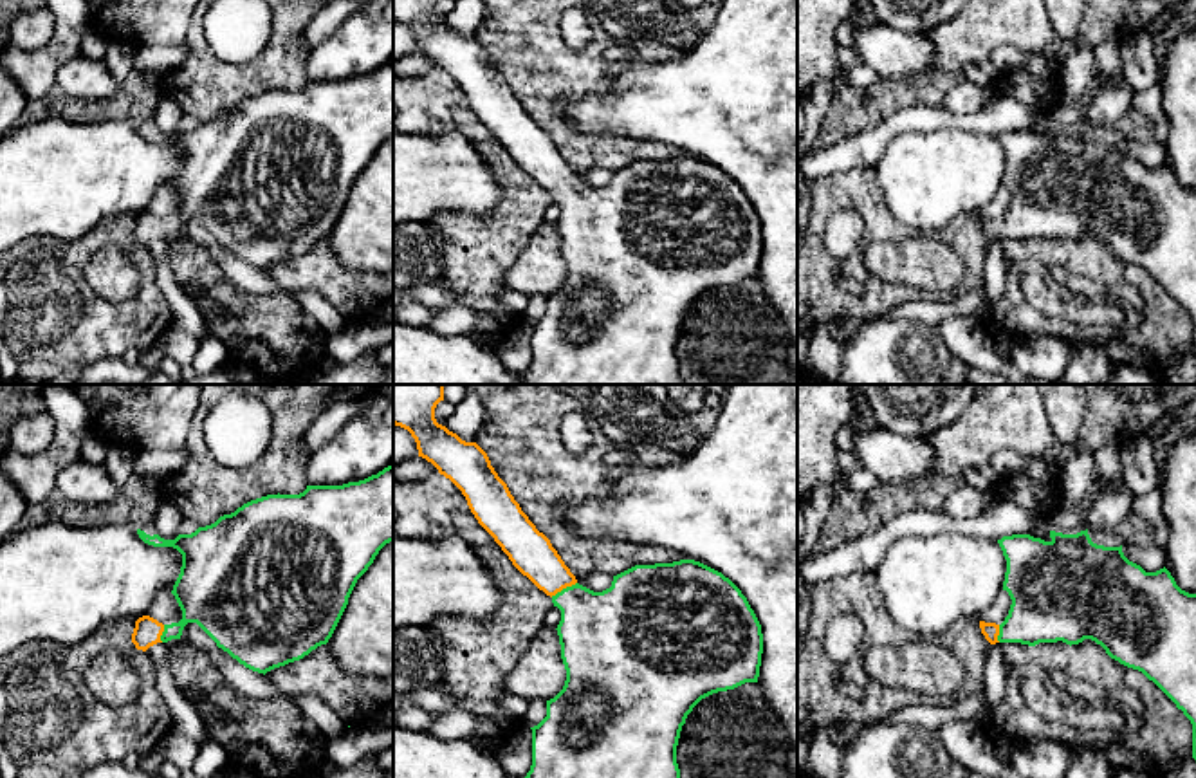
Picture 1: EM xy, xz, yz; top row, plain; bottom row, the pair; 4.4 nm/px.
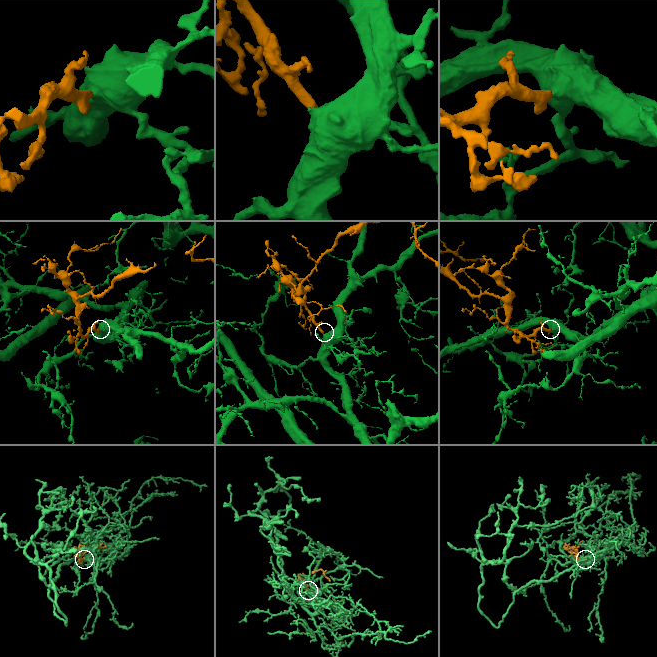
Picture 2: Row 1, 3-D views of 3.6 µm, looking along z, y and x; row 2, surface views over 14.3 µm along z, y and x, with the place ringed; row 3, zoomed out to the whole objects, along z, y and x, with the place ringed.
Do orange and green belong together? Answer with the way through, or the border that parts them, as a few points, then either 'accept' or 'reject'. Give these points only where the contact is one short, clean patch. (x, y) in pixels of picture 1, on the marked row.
way xz (531, 551), (563, 587), (599, 630); accept

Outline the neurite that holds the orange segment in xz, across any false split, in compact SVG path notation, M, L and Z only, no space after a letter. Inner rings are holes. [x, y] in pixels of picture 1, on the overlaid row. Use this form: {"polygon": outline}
{"polygon": "M393 384L393 424L411 433L419 457L431 462L462 491L478 523L512 565L561 610L556 630L566 681L563 690L547 700L547 717L530 727L532 765L525 778L680 778L676 746L693 708L713 693L758 682L763 634L747 597L722 572L695 560L635 565L613 576L612 587L603 592L579 585L550 540L521 511L487 453L476 442L465 442L437 422L435 408L440 401L444 384Z"}

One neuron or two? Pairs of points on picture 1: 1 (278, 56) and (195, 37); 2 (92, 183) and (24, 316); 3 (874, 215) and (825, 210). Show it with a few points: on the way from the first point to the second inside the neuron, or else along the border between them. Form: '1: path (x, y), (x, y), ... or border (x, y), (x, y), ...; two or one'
1: path (255, 73), (222, 73), (210, 60); one
2: border (101, 221), (73, 240), (20, 240); two
3: path (861, 203), (837, 203); one

